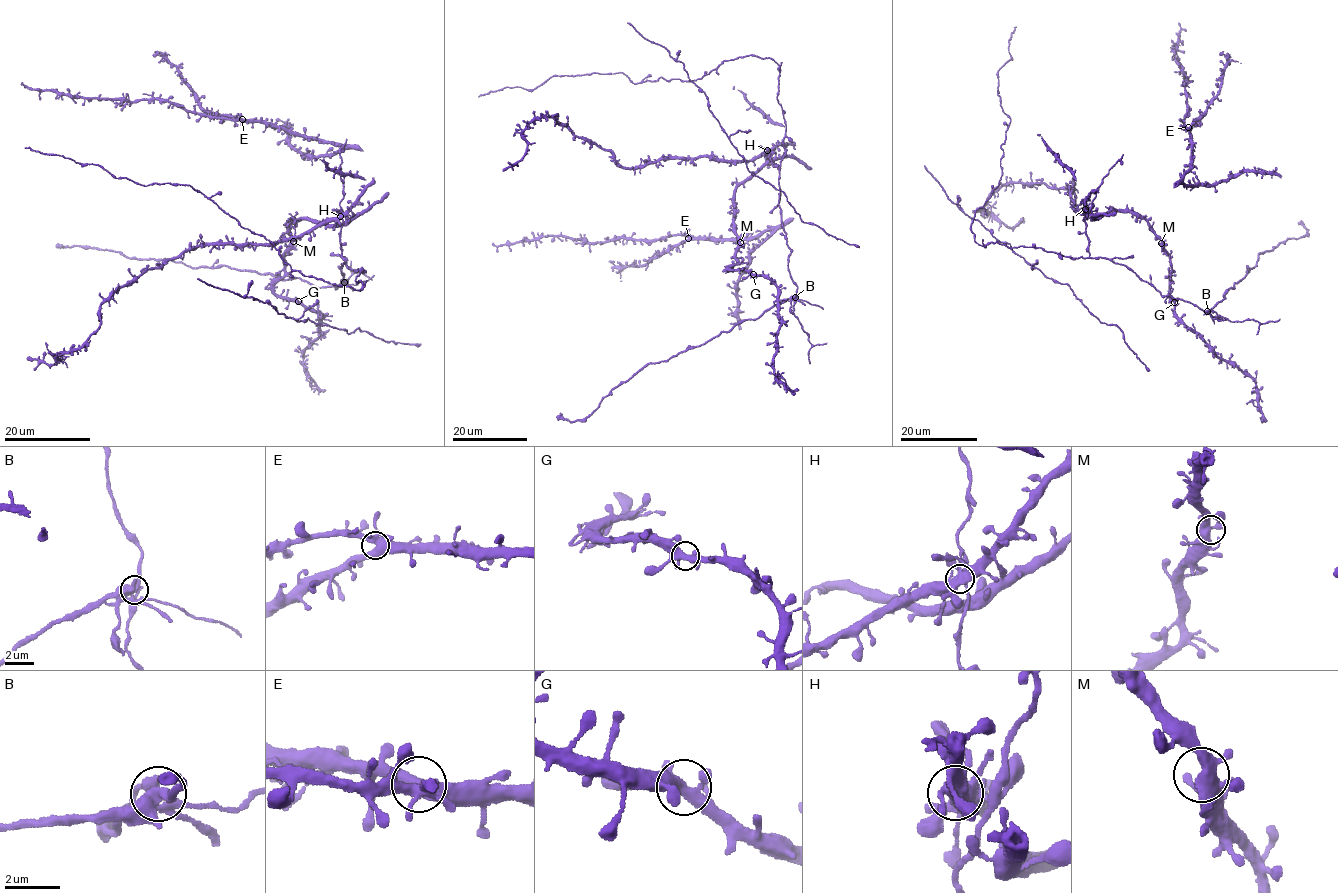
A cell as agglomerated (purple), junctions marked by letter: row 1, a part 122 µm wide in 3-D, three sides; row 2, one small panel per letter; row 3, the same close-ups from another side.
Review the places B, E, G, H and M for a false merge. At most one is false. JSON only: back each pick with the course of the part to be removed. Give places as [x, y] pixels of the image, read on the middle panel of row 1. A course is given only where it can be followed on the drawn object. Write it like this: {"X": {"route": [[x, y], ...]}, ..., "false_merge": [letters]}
{"B": {"route": [[795, 297], [777, 303], [757, 318], [743, 319], [696, 347], [645, 365], [582, 419], [570, 421], [556, 416]]}, "false_merge": ["B"]}

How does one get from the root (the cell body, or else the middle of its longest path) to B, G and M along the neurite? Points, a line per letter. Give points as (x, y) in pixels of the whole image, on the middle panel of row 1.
B: (776, 167), (779, 170), (780, 218), (790, 250), (788, 270), (797, 288), (795, 297)
G: (776, 167), (769, 153), (770, 160), (735, 193), (740, 247), (738, 264), (730, 268), (753, 274)
M: (776, 167), (769, 153), (770, 160), (737, 188), (734, 220), (736, 236), (740, 242)

